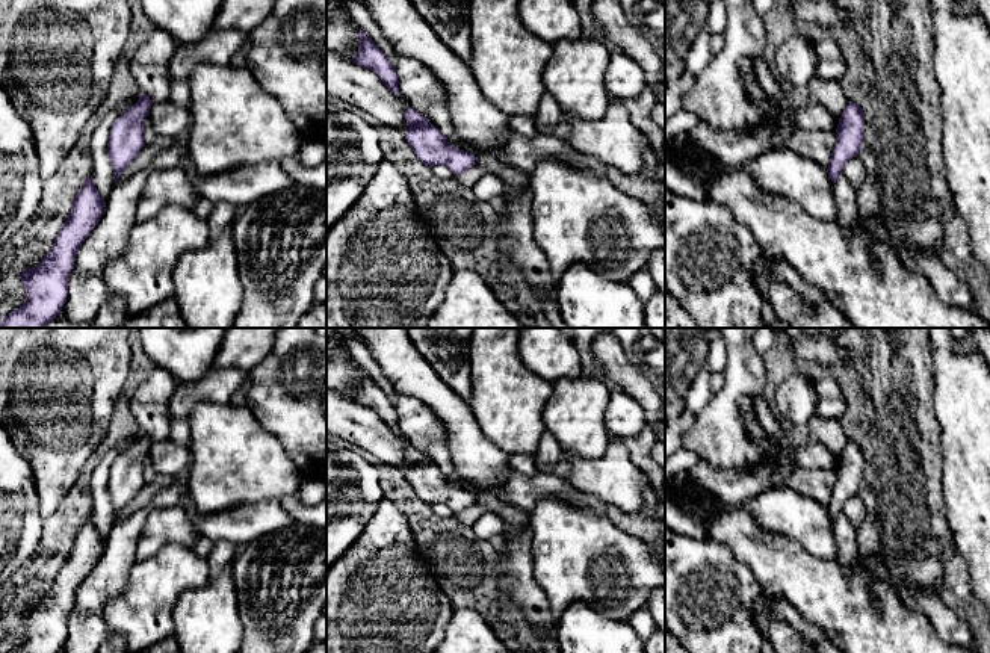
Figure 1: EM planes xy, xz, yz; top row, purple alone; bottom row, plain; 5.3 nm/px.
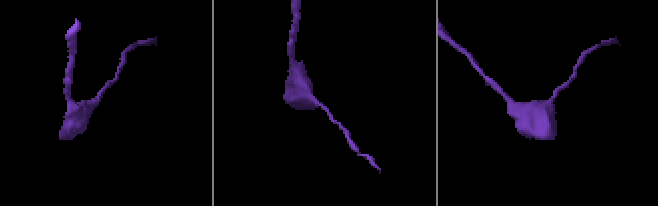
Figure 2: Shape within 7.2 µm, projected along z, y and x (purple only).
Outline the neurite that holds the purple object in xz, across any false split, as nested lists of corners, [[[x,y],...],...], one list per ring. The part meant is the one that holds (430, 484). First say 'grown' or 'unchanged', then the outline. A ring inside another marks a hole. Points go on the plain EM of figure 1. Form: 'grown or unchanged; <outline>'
unchanged; [[[413,446],[407,447],[405,460],[408,463],[405,478],[416,496],[426,505],[444,503],[456,514],[476,503],[475,493],[450,482],[426,455]]]

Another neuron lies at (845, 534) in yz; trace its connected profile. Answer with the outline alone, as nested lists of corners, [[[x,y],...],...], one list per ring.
[[[842,512],[834,521],[834,537],[837,546],[837,562],[845,568],[859,565],[859,543],[857,531]]]

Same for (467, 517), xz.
[[[475,503],[473,506],[453,515],[461,525],[472,528],[484,512],[487,512],[485,506],[481,503]]]

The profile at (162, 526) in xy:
[[[181,506],[156,508],[145,518],[135,558],[139,562],[150,559],[169,543],[193,549],[198,537]]]

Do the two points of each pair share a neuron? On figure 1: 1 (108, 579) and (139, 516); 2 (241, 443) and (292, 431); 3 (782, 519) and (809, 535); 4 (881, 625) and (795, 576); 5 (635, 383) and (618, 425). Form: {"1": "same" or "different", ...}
{"1": "same", "2": "different", "3": "same", "4": "same", "5": "different"}

